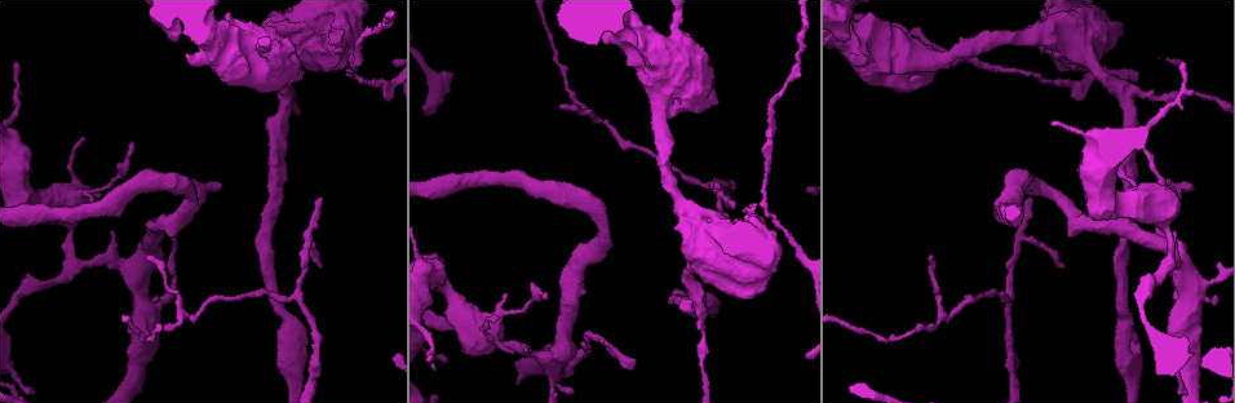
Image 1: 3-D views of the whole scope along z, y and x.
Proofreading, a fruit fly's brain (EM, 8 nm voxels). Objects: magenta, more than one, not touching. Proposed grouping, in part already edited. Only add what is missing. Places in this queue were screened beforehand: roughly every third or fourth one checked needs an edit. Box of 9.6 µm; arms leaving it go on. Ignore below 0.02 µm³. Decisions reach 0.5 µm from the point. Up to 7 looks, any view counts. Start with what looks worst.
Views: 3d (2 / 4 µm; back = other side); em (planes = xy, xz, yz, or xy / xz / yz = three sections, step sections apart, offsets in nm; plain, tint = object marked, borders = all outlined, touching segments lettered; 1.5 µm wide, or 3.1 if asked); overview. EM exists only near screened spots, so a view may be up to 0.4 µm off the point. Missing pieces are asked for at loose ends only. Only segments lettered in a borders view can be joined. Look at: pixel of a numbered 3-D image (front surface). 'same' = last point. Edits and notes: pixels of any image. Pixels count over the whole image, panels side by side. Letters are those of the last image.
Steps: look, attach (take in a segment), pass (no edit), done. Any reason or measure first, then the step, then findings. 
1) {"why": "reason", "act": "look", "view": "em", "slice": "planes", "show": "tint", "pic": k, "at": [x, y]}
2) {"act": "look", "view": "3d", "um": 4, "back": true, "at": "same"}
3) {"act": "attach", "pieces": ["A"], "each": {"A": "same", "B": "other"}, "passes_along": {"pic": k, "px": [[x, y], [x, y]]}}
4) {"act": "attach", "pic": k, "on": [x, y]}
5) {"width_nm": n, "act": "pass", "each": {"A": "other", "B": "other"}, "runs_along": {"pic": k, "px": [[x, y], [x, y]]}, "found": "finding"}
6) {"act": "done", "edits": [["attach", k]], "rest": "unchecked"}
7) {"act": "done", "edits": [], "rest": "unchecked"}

{"why": "an open end", "act": "look", "view": "em", "slice": "xy", "step": 4, "show": "borders", "pic": 1, "at": [1065, 266]}

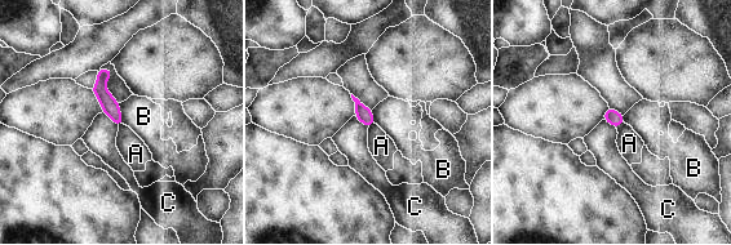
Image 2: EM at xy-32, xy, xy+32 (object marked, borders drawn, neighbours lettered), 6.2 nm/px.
{"longest_contact_nm": ["C", 140], "act": "pass", "each": {"A": "other", "B": "other", "C": "other"}, "border": {"pic": 2, "px": [[623, 121], [616, 128]]}, "found": "no lettered segment goes on from it"}

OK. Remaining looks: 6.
{"why": "end of a long branch", "act": "look", "view": "3d", "um": 2, "back": true, "pic": 1, "at": [221, 188]}

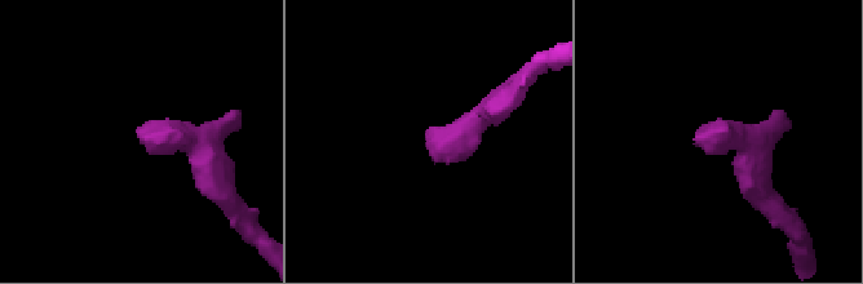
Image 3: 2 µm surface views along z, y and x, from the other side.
{"act": "look", "view": "em", "slice": "xy", "step": 4, "show": "borders", "pic": 3, "at": [432, 150]}

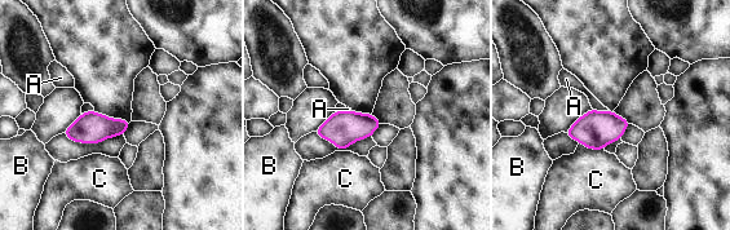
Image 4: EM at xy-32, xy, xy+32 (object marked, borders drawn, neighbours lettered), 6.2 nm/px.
{"longest_contact_nm": ["C", 170], "act": "pass", "each": {"A": "other", "B": "other", "C": "other"}, "border": {"pic": 4, "px": [[579, 142], [591, 149], [604, 150]]}, "found": "no lettered segment goes on from it"}

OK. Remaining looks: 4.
{"why": "free end", "act": "look", "view": "3d", "um": 4, "pic": 1, "at": [874, 63]}

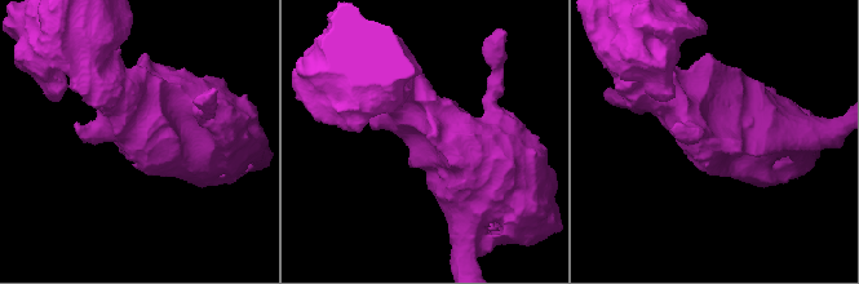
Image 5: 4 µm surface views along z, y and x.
{"act": "look", "view": "em", "slice": "planes", "show": "plain", "pic": 5, "at": [406, 143]}

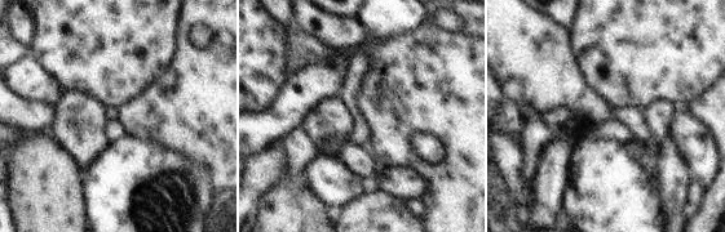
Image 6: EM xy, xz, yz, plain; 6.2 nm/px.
{"why": "see the neighbours", "act": "look", "view": "em", "slice": "planes", "show": "borders", "at": "same"}

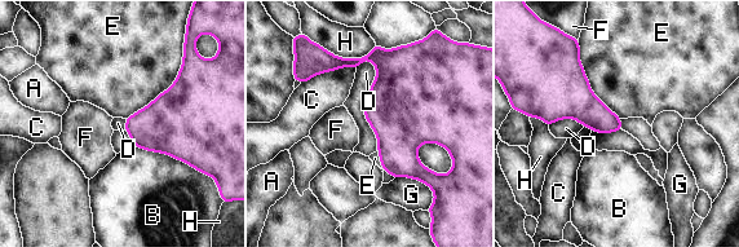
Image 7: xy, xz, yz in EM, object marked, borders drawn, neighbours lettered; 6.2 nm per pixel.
{"act": "pass", "each": {"A": "other", "B": "other", "C": "other", "D": "other", "E": "other", "F": "other", "G": "other", "H": "other"}, "border": {"pic": 7, "px": [[364, 60], [377, 150]]}, "found": "no lettered segment goes on from it"}

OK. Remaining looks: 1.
{"act": "done", "edits": [], "rest": "unchecked"}

